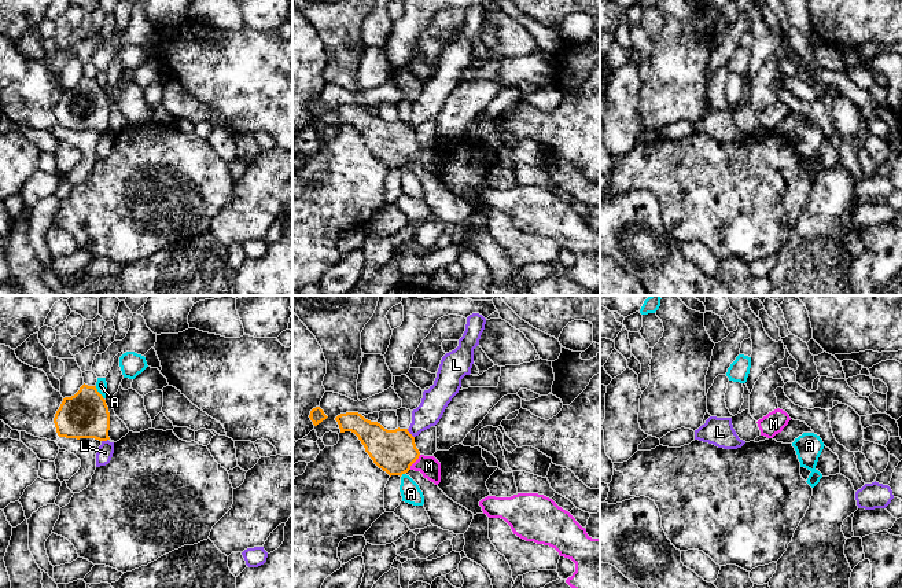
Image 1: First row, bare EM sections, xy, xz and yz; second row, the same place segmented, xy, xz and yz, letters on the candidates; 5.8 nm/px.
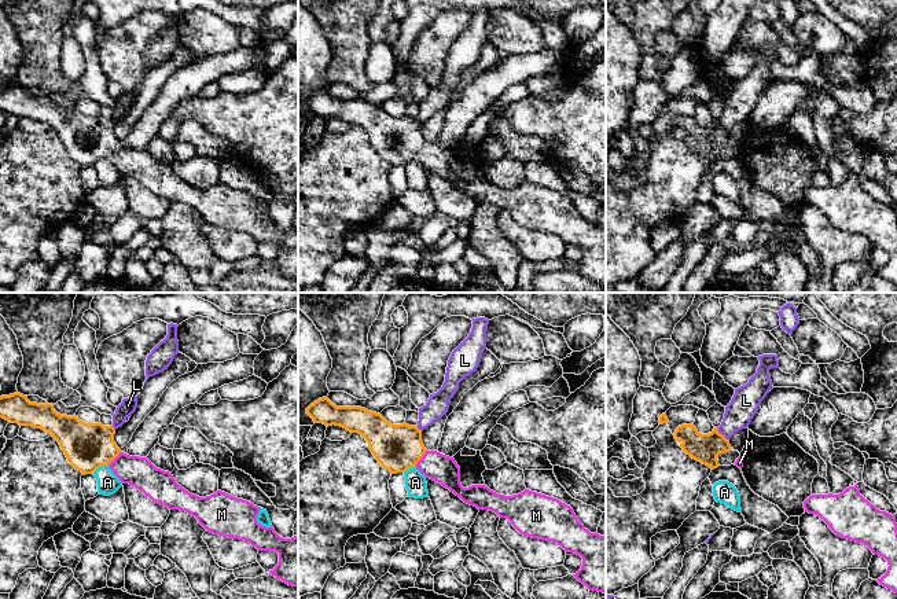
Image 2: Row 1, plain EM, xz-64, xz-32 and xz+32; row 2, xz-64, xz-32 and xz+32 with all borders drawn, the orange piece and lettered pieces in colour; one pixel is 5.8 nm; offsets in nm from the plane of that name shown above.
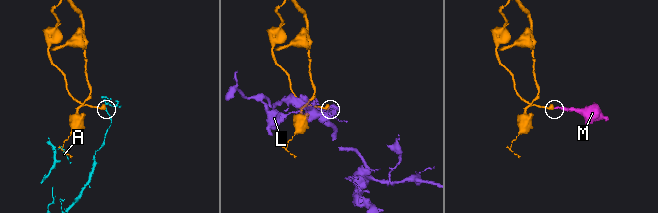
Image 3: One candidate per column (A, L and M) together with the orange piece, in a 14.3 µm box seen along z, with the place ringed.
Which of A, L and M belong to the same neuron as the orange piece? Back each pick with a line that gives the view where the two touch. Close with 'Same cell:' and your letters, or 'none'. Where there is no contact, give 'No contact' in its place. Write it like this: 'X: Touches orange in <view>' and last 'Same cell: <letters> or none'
M: Touches orange in xz
Same cell: M

